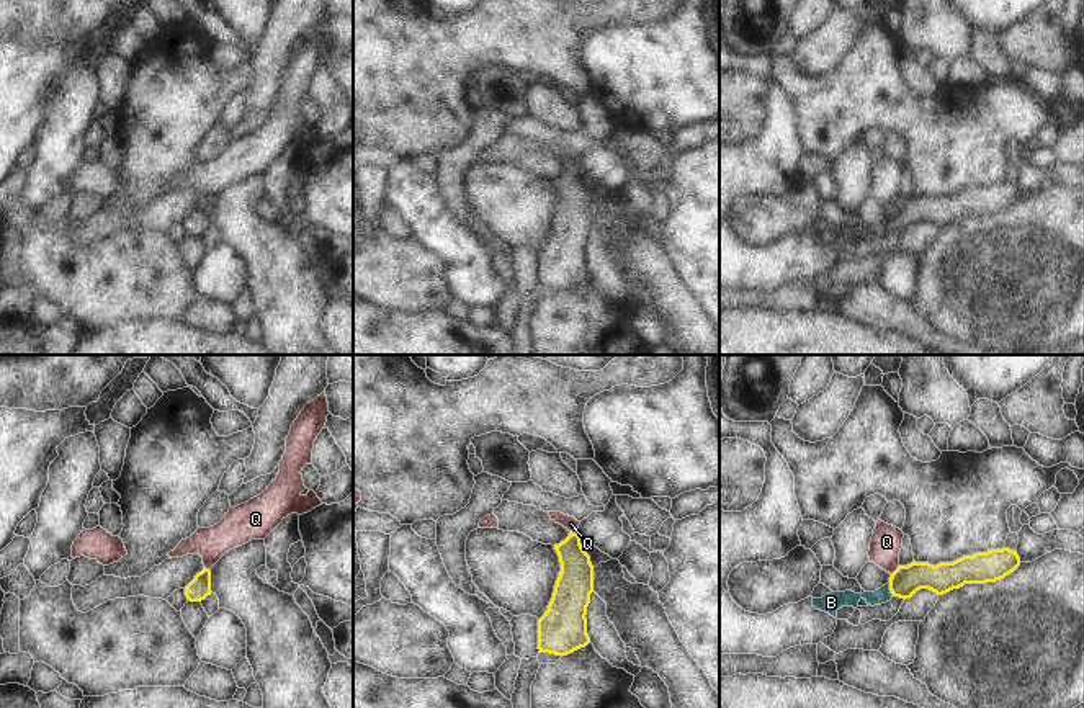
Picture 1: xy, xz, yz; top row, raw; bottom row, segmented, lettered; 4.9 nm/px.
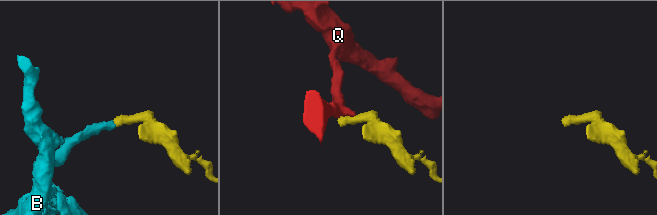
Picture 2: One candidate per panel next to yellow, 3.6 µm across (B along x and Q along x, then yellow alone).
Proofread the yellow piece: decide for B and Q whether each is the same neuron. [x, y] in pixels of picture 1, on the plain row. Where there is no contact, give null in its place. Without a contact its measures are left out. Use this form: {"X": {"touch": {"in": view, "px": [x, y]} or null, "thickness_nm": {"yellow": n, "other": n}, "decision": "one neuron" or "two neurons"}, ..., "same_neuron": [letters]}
{"B": {"touch": {"in": "yz", "px": [890, 223]}, "thickness_nm": {"yellow": 150, "other": 80}, "decision": "one neuron"}, "Q": {"touch": {"in": "yz", "px": [896, 203]}, "thickness_nm": {"yellow": 150, "other": 160}, "decision": "two neurons"}, "same_neuron": ["B"]}

